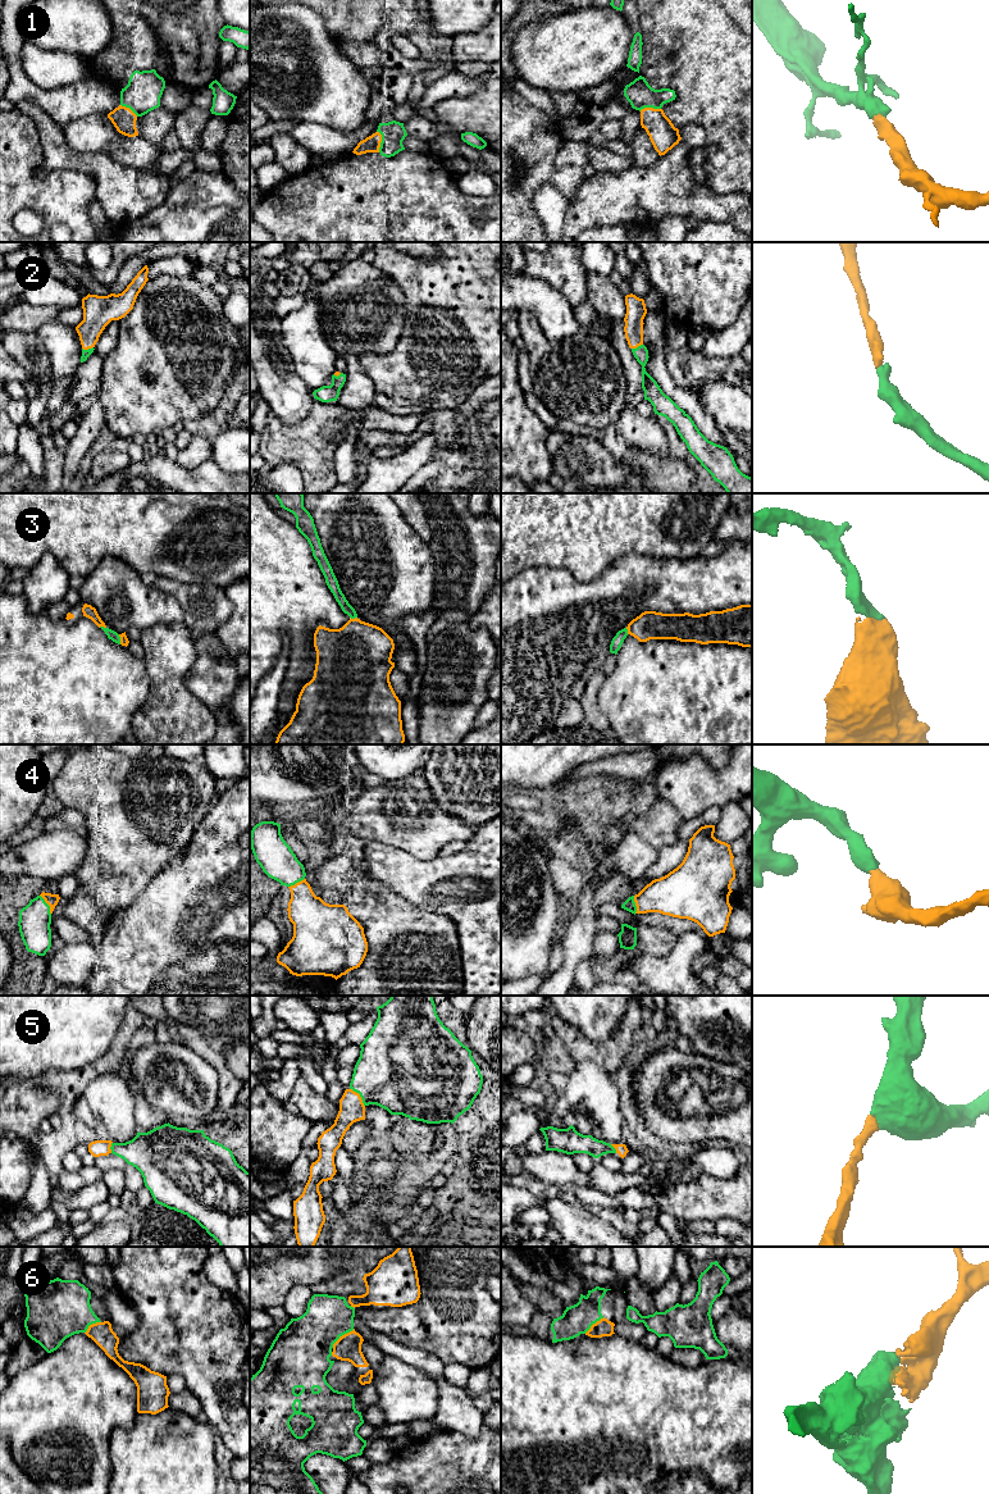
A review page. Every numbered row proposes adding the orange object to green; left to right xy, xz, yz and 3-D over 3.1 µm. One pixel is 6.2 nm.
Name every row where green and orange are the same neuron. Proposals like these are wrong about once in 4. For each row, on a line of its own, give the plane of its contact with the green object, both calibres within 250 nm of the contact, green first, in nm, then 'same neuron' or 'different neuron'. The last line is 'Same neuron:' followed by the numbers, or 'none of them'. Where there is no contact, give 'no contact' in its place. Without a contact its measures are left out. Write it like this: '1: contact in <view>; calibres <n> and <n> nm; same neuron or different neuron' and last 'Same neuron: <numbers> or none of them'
1: contact in xz; calibres 150 and 110 nm; same neuron
2: contact in xy; calibres 50 and 190 nm; same neuron
3: contact in xz; calibres 70 and 420 nm; same neuron
4: contact in xy; calibres 200 and 80 nm; same neuron
5: contact in xz; calibres 460 and 160 nm; same neuron
6: contact in xz; calibres 340 and 160 nm; same neuron
Same neuron: 1, 2, 3, 4, 5, 6

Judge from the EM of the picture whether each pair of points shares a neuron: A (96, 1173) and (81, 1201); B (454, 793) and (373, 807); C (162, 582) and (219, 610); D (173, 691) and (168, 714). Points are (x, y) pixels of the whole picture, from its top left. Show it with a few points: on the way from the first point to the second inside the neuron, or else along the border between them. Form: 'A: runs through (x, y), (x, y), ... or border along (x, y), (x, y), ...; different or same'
A: border along (101, 1178), (74, 1190), (60, 1188); different
B: border along (420, 771), (432, 798), (442, 809), (456, 816); different
C: runs through (176, 588), (205, 607); same
D: runs through (169, 696), (169, 709); same

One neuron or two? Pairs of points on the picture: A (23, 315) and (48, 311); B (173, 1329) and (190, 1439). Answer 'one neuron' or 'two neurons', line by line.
A: one neuron
B: two neurons

